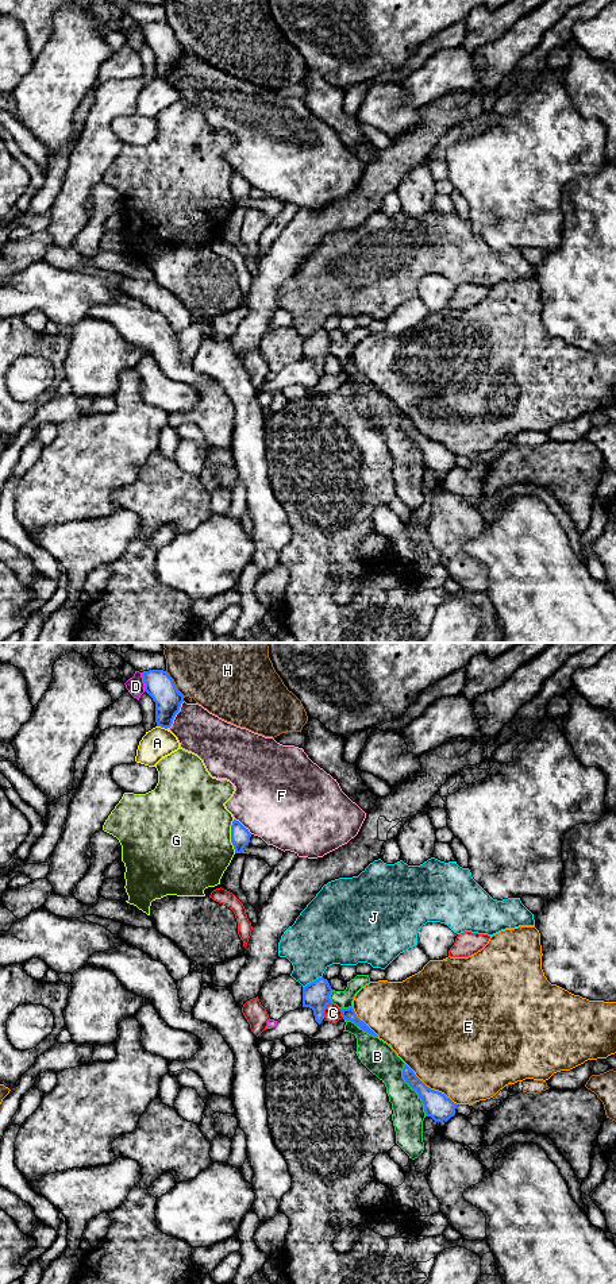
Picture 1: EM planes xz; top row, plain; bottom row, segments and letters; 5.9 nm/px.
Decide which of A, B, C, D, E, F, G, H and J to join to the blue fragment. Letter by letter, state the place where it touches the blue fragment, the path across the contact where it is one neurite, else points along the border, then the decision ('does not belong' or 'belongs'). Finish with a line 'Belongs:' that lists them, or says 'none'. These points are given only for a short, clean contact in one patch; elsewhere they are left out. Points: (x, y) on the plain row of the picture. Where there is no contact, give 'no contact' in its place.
A: xz (162, 78) | along xz (157, 77), (166, 81) | does not belong
B: xz (414, 440) | does not belong
C: xz (324, 361) | along xz (331, 354), (322, 370) | does not belong
D: xz (143, 34) | along xz (141, 24), (145, 42) | does not belong
E: xz (430, 440) | does not belong
F: xz (174, 68) | does not belong
G: xz (231, 188) | does not belong
H: xz (174, 37) | does not belong
J: xz (312, 334) | does not belong
Belongs: none

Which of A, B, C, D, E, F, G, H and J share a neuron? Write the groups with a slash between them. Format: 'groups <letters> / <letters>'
groups A / B / C / D / E / F / G / H / J

